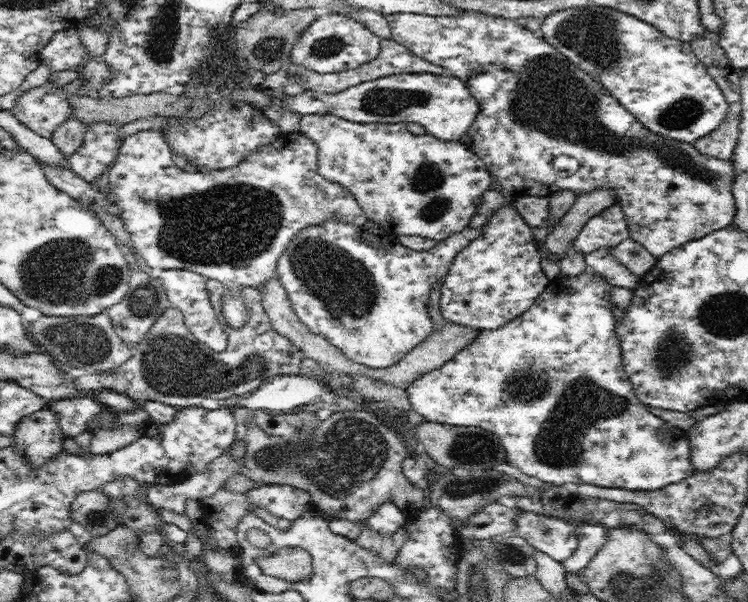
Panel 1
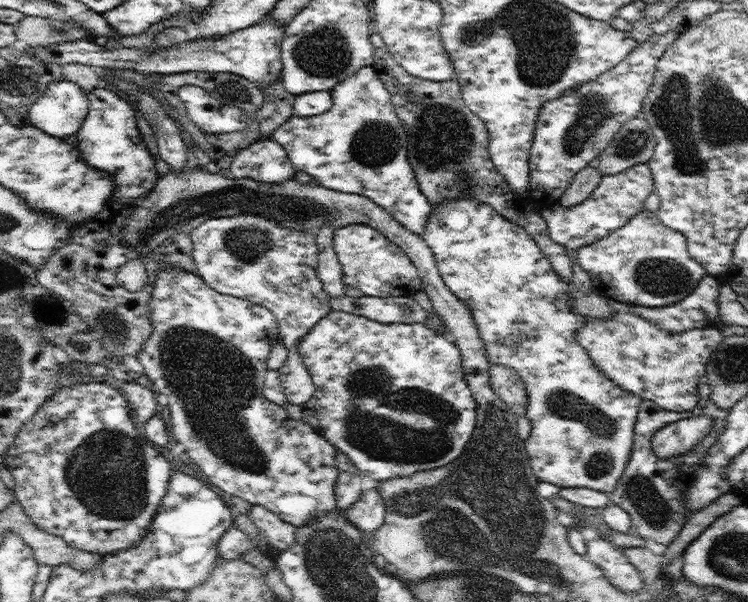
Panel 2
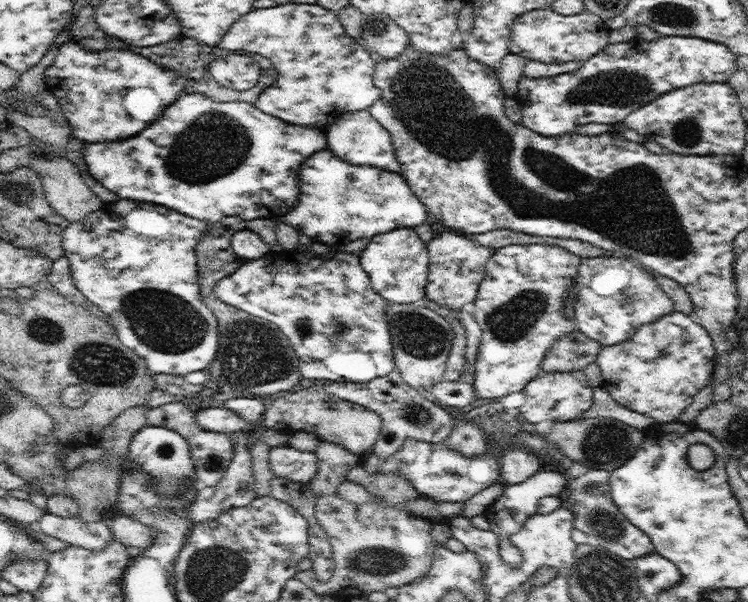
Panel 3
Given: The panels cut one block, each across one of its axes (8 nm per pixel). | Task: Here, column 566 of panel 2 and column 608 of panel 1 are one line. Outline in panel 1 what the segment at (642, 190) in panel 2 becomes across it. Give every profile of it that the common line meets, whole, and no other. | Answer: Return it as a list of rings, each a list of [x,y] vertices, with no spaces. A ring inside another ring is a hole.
[[[618,202],[593,216],[580,230],[572,243],[572,250],[584,255],[600,248],[609,249],[630,239],[624,211]]]

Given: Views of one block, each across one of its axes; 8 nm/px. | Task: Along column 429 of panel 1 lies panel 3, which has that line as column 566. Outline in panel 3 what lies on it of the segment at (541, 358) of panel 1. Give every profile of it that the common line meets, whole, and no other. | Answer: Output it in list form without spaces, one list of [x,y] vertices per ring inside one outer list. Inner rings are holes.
[[[582,370],[570,372],[541,372],[534,380],[531,380],[523,389],[526,401],[517,413],[528,422],[542,422],[542,420],[556,420],[556,422],[568,422],[586,413],[593,403],[594,388],[588,384],[588,379]]]

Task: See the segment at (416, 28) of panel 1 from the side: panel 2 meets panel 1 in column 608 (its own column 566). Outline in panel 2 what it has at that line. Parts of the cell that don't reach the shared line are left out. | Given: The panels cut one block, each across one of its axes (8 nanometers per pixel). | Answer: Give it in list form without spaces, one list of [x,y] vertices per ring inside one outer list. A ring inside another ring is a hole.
[[[674,30],[653,34],[650,40],[637,43],[620,64],[603,72],[596,80],[571,88],[564,96],[542,105],[529,154],[527,198],[536,209],[553,208],[559,204],[576,174],[588,163],[596,161],[627,120],[642,114],[642,104],[653,83],[658,61],[679,36]]]

